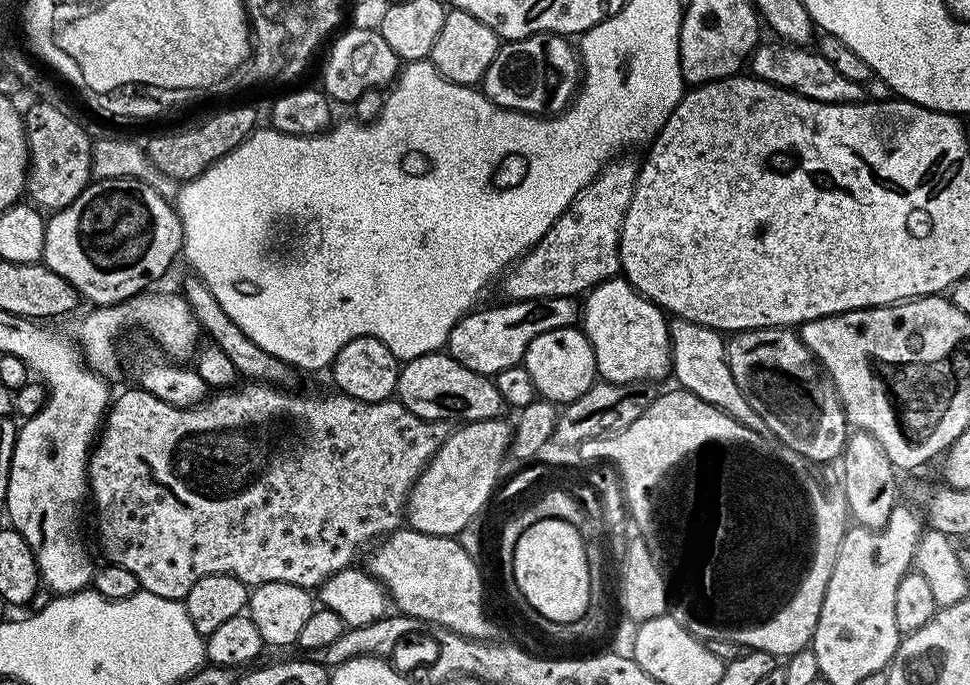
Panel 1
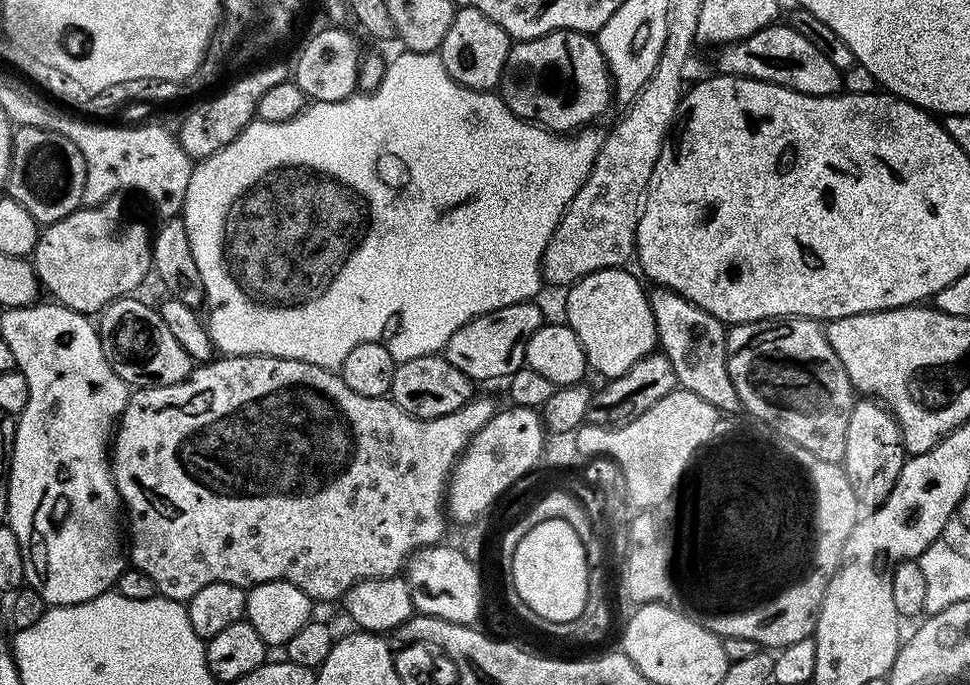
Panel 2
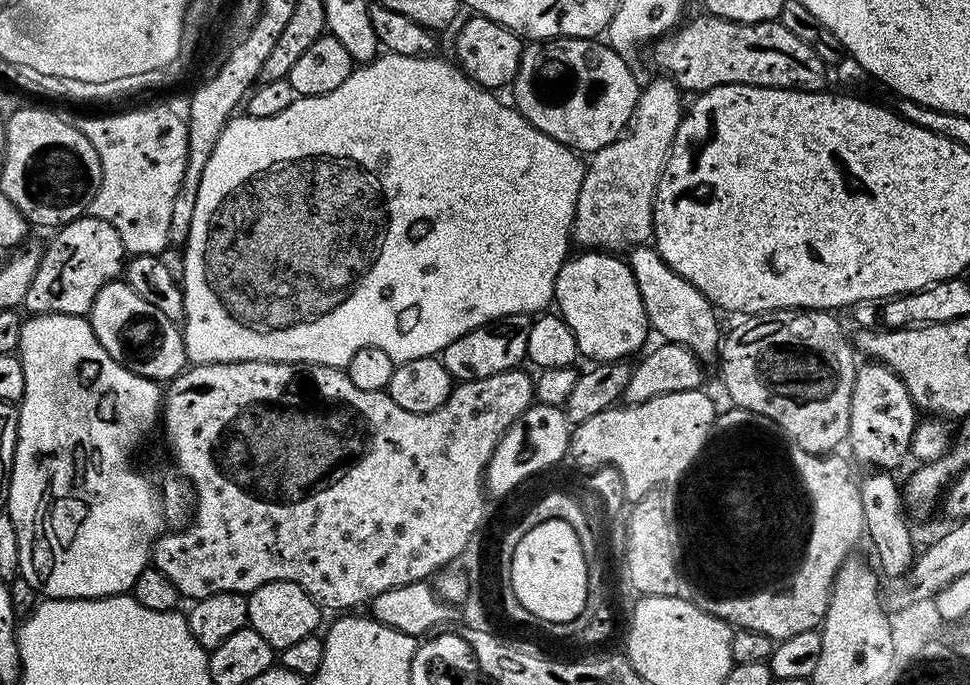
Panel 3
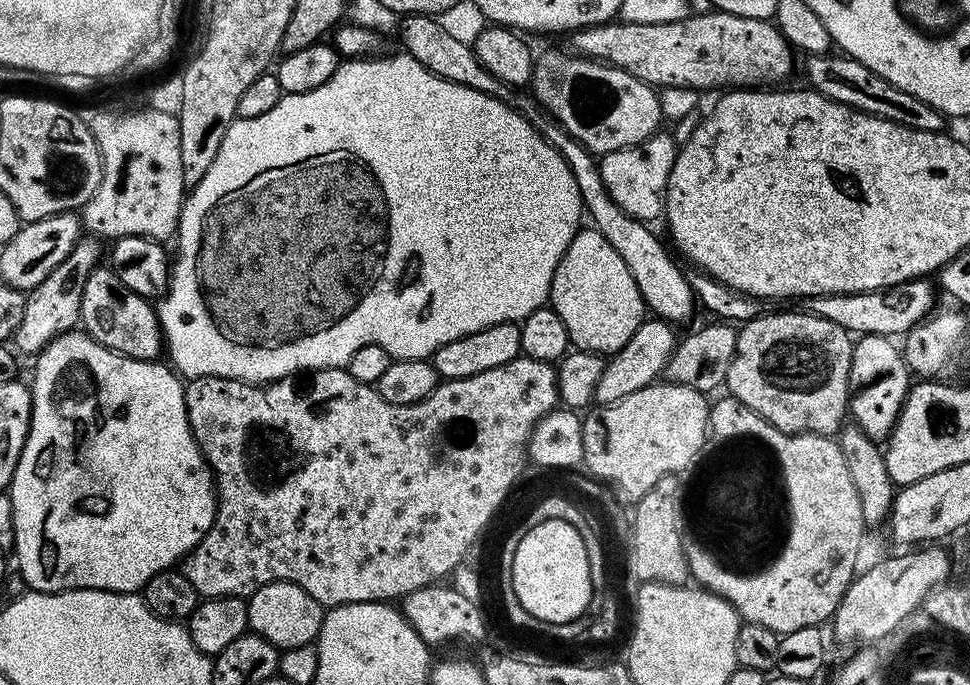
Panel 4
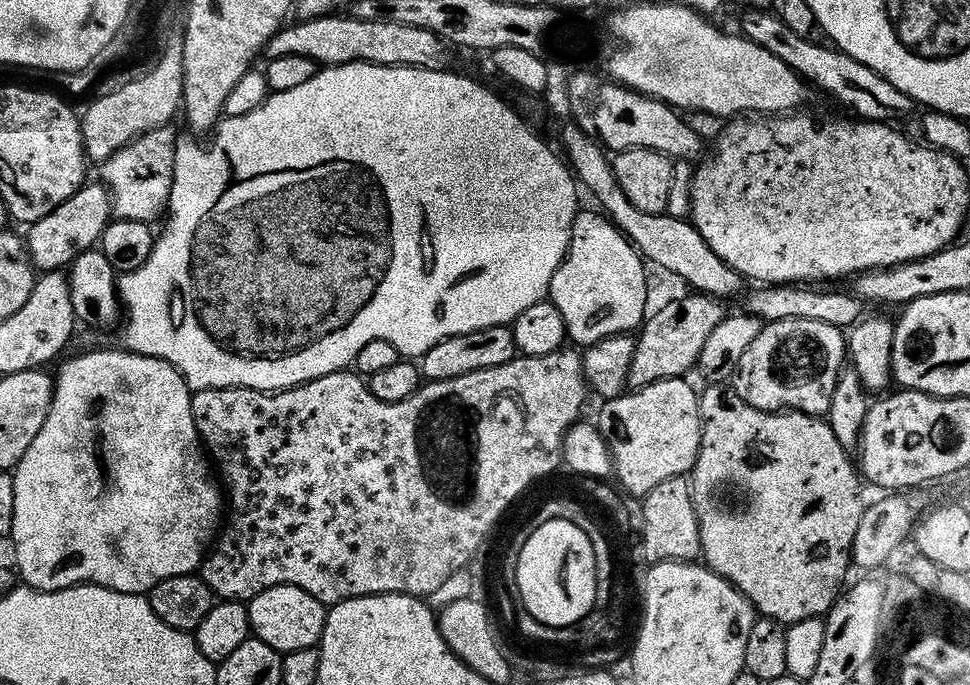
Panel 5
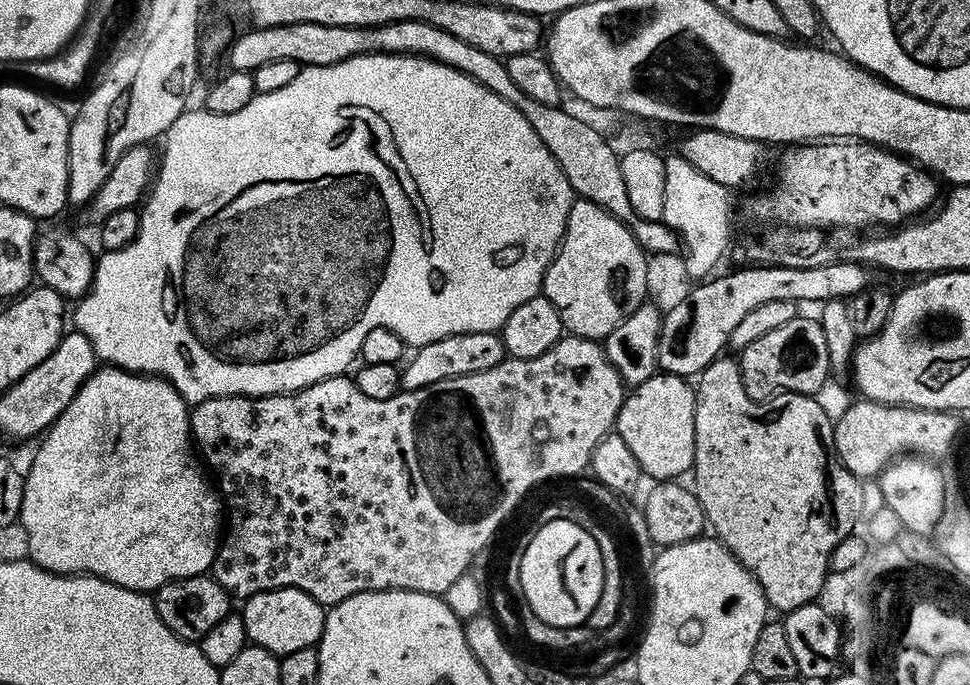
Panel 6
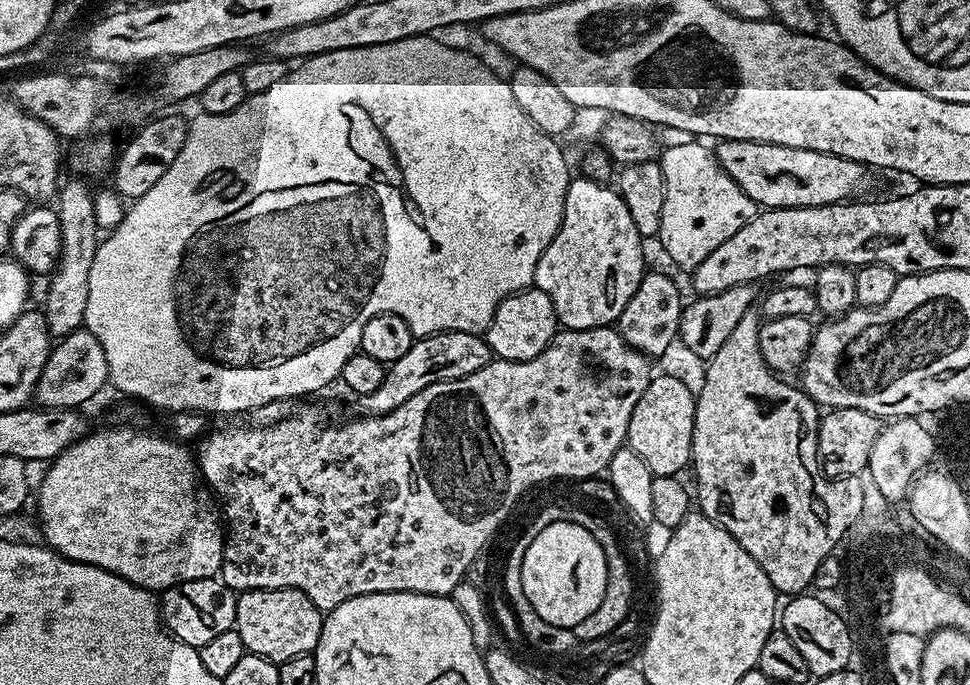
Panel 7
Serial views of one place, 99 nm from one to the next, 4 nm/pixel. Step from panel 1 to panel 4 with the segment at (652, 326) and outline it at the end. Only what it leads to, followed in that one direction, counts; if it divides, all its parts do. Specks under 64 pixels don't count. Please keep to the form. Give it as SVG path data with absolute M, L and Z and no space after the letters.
M592 226L581 227L570 242L558 270L554 270L548 299L566 326L571 347L582 352L622 350L646 319L646 305L633 275L618 251Z

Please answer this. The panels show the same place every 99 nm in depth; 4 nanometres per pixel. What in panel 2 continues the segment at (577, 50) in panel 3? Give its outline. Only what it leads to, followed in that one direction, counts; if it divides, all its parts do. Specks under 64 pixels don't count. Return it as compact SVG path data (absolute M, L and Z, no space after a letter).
M560 28L533 40L513 43L502 70L498 95L515 116L541 125L549 132L571 134L585 126L595 125L596 119L614 104L614 85L606 58L595 39L586 32L568 32Z

